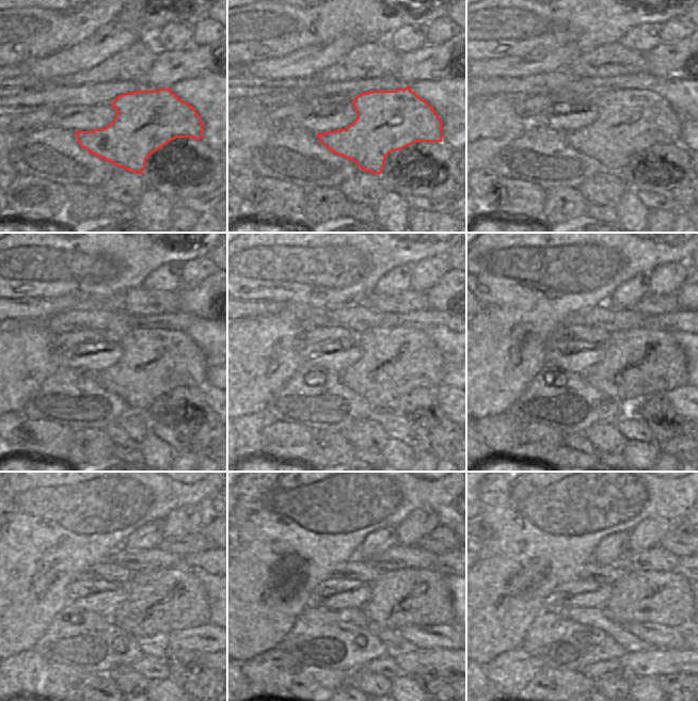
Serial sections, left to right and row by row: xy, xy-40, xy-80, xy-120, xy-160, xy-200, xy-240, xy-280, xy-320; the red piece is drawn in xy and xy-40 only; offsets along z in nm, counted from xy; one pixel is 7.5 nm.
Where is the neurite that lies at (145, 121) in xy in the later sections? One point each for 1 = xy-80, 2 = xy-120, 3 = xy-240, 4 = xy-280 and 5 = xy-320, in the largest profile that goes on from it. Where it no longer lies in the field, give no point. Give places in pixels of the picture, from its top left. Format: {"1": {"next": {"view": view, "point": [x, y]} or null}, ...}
{"1": {"next": {"view": "xy-80", "point": [629, 121]}}, "2": {"next": {"view": "xy-120", "point": [154, 362]}}, "3": {"next": {"view": "xy-240", "point": [160, 601]}}, "4": {"next": {"view": "xy-280", "point": [403, 596]}}, "5": {"next": {"view": "xy-320", "point": [665, 598]}}}

